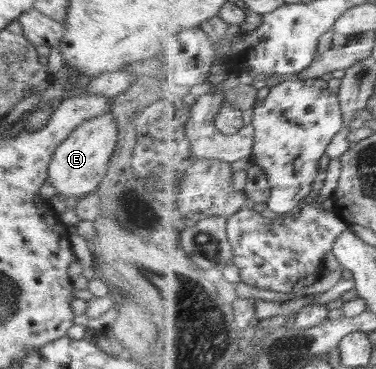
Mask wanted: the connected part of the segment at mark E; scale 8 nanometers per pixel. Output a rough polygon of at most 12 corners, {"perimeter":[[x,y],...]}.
{"perimeter":[[111,112],[82,121],[54,150],[56,193],[98,191],[117,142]]}

